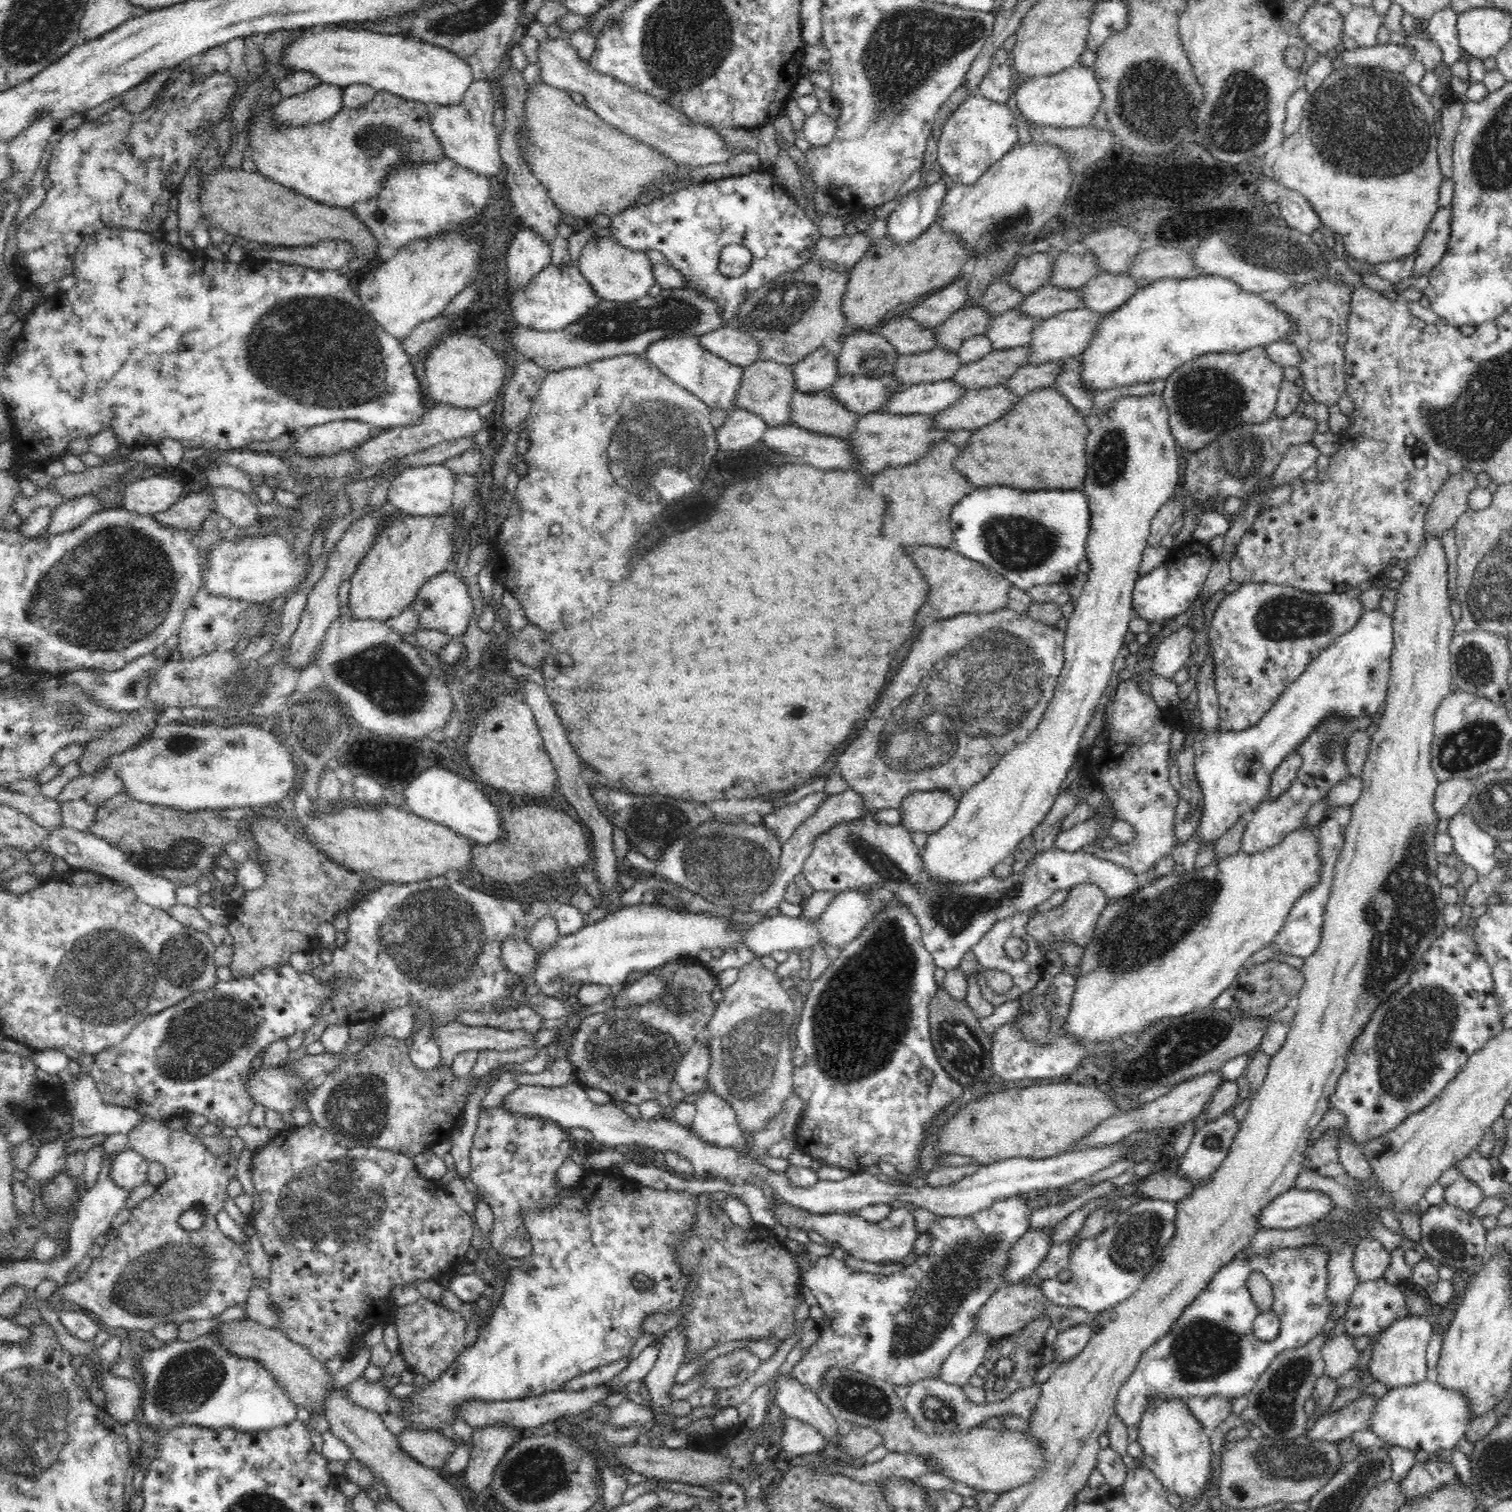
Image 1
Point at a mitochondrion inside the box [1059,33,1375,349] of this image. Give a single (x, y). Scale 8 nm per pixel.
(1153, 102)

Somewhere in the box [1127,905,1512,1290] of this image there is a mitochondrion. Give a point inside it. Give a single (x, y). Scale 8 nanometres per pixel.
(1415, 1030)

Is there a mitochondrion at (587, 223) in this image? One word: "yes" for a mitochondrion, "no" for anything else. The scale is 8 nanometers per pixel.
no

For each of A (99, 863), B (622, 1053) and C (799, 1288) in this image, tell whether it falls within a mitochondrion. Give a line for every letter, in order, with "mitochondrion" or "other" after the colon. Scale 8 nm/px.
A: other
B: mitochondrion
C: other

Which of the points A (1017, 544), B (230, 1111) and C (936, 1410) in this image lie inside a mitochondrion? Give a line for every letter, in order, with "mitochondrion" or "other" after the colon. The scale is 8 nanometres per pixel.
A: mitochondrion
B: other
C: mitochondrion

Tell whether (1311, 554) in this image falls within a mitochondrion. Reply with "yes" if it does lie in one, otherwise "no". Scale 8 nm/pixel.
no

